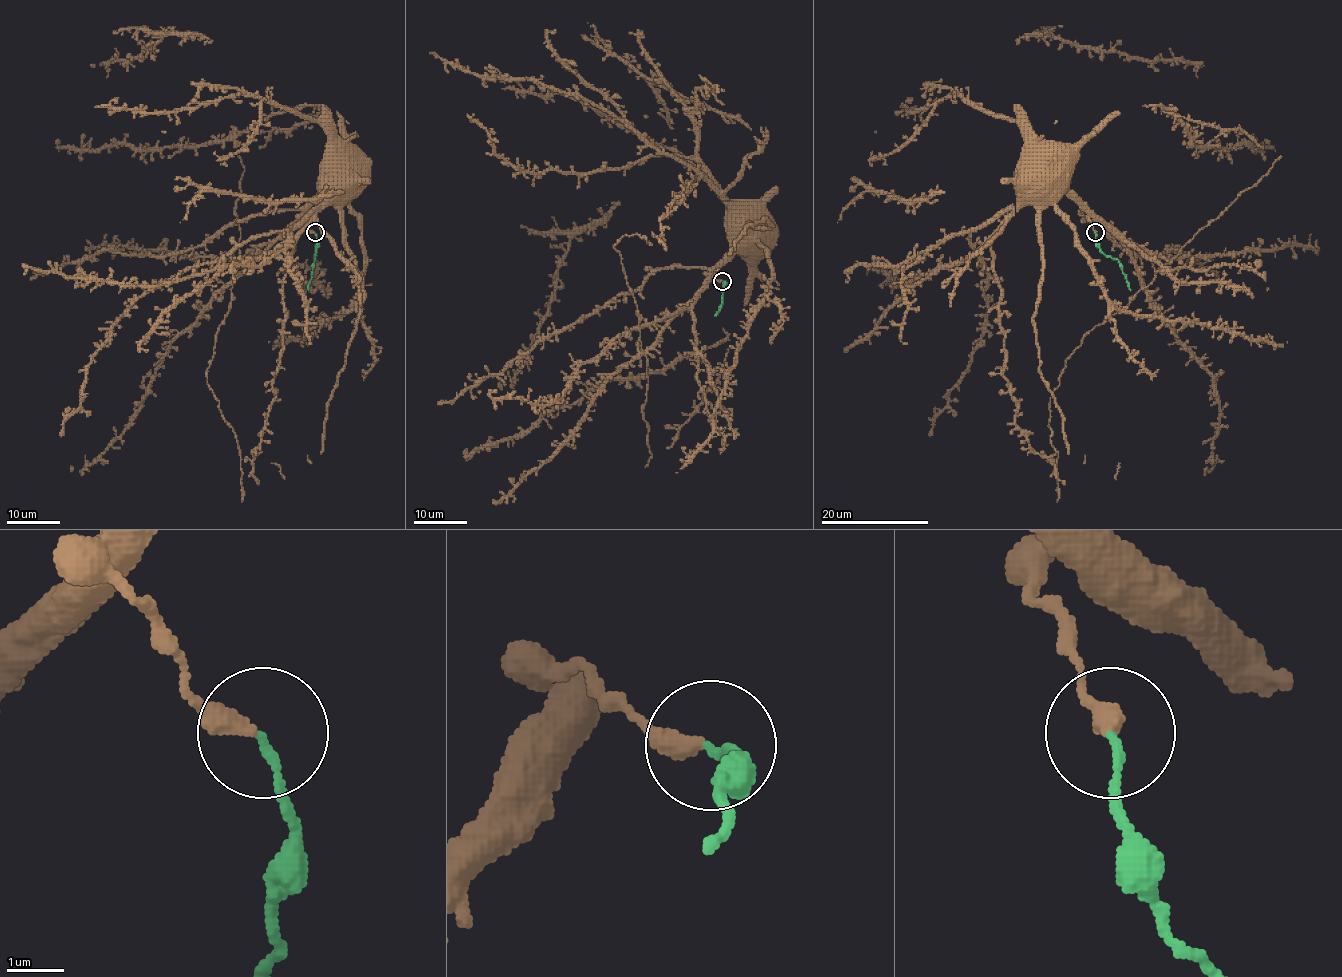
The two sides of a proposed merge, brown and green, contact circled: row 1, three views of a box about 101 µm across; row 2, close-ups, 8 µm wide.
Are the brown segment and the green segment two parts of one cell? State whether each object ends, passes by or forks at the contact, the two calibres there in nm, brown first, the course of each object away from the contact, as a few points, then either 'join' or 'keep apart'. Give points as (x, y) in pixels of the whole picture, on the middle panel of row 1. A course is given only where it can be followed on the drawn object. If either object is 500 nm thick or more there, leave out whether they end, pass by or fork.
brown ends there; green ends there; 340 nm thick on the brown side, 130 nm on the other; brown runs (721, 281), (709, 274), (739, 249), (747, 249), (761, 234), (765, 223); green runs (723, 281), (725, 282), (721, 304), (716, 316); join

